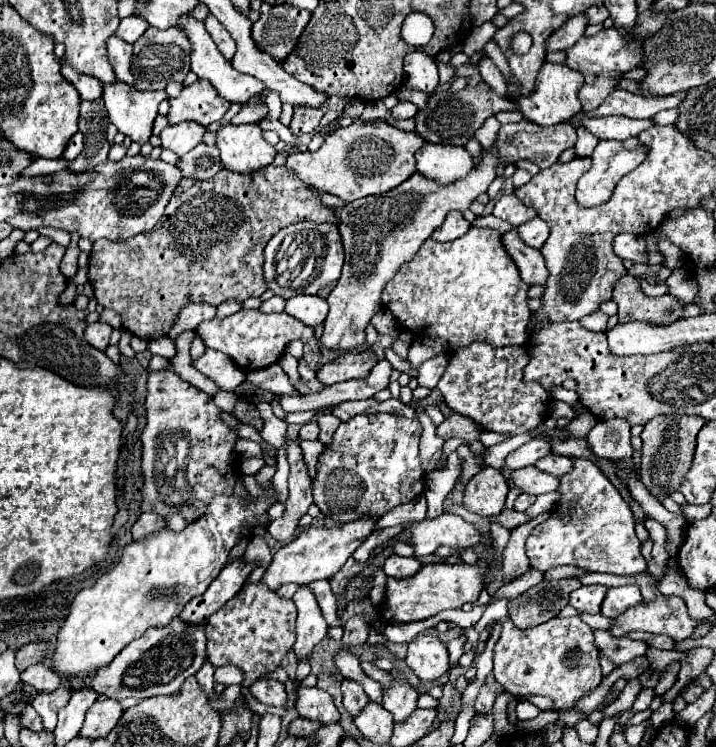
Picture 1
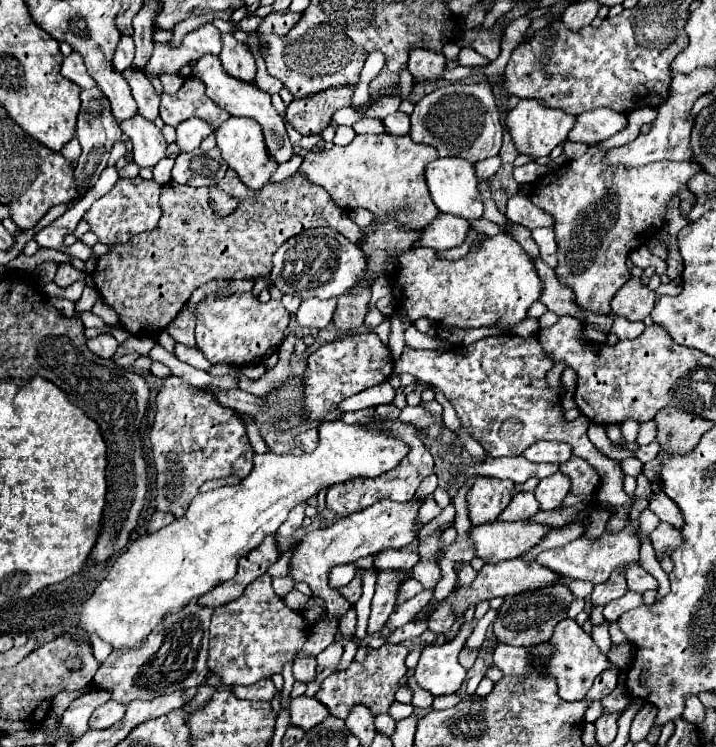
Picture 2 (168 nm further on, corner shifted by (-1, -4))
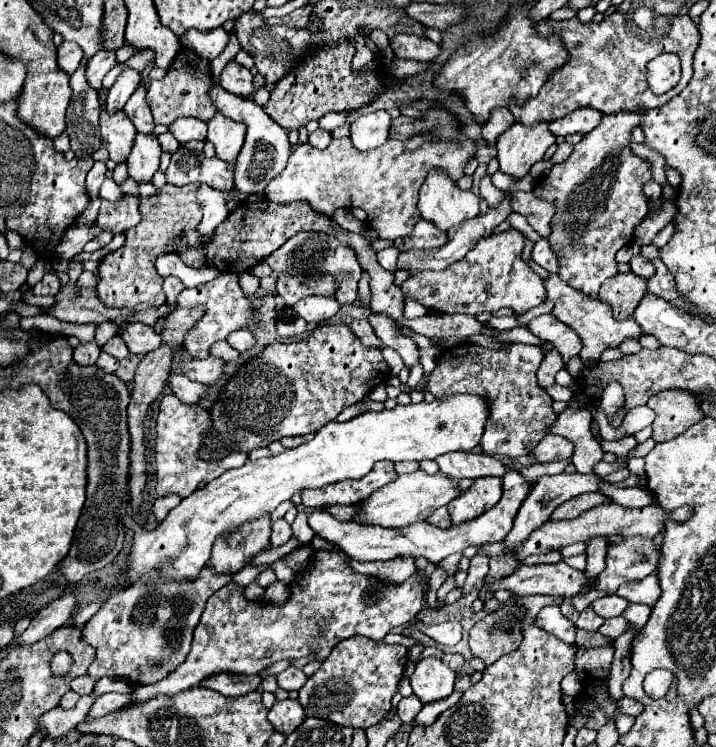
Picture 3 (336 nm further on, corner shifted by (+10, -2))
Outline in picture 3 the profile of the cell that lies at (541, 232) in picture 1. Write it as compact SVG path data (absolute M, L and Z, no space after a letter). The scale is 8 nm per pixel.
M540 238L536 244L534 244L534 250L532 250L532 260L538 262L542 268L546 268L548 272L558 272L558 258L554 256L554 252L550 250L550 244L546 238Z

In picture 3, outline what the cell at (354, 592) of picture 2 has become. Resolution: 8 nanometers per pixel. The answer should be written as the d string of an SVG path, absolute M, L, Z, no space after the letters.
M320 550L316 556L318 556L318 560L312 566L298 572L298 574L306 574L306 576L294 578L292 594L282 606L264 604L262 600L248 600L244 596L244 588L238 586L236 582L228 582L218 592L214 592L206 602L200 624L196 626L192 650L186 658L186 662L180 664L180 668L176 668L176 672L172 672L172 676L164 678L160 684L136 686L130 692L128 704L140 704L140 702L150 700L158 694L174 696L178 692L200 686L206 678L210 678L214 674L222 674L222 672L224 674L260 674L262 670L266 670L268 666L272 666L274 662L278 662L282 658L302 658L302 656L308 656L310 652L318 652L316 658L324 660L324 658L328 658L330 650L340 640L346 640L346 638L356 636L356 634L372 638L372 640L382 640L392 628L414 620L416 614L420 612L424 588L422 588L422 582L416 574L410 576L404 584L388 588L386 584L376 584L376 580L354 572L344 562L344 554Z

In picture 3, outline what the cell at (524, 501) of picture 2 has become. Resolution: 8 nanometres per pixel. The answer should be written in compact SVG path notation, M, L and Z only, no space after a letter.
M508 472L508 476L502 478L502 486L504 486L504 494L494 508L490 508L488 512L484 512L476 520L464 522L460 526L452 526L448 530L440 530L428 522L412 524L412 528L406 528L404 532L392 532L390 528L360 528L360 524L340 522L336 518L332 518L328 512L320 512L320 510L310 514L308 524L314 530L314 534L326 538L328 542L338 544L350 558L354 558L358 562L394 560L400 556L412 556L412 558L422 556L422 558L428 558L432 564L436 564L450 554L462 552L466 546L480 546L480 544L486 544L492 540L502 540L512 530L514 516L516 516L522 500L526 498L526 494L530 490L530 482L526 482L520 476L520 472Z

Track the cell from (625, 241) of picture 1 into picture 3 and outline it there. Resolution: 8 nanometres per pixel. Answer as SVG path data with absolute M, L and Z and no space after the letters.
M642 254L634 256L634 258L630 260L630 266L632 266L632 272L634 272L634 274L644 276L644 278L650 278L652 272L654 272L654 264L652 264L648 258L644 258Z

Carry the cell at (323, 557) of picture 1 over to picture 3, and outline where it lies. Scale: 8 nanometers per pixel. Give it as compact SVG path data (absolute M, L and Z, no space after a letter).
M416 470L416 472L410 472L410 474L398 476L392 484L372 492L366 500L362 500L358 504L358 510L352 518L352 522L358 522L362 526L378 524L378 526L384 526L384 528L402 530L410 524L428 520L428 516L436 508L446 506L456 496L460 496L460 492L456 490L456 482L448 480L448 476L442 476L442 472L438 472L434 476L428 476L424 470Z

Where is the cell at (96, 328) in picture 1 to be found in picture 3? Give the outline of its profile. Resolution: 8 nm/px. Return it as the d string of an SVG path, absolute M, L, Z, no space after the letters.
M96 340L92 342L80 342L76 348L74 348L74 360L78 364L94 364L98 360L98 354L100 354L100 346L96 344Z

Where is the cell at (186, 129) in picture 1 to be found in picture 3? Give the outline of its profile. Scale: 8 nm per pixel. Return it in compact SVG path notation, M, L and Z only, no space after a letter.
M192 116L174 120L168 128L180 144L186 144L190 140L206 140L206 122Z

